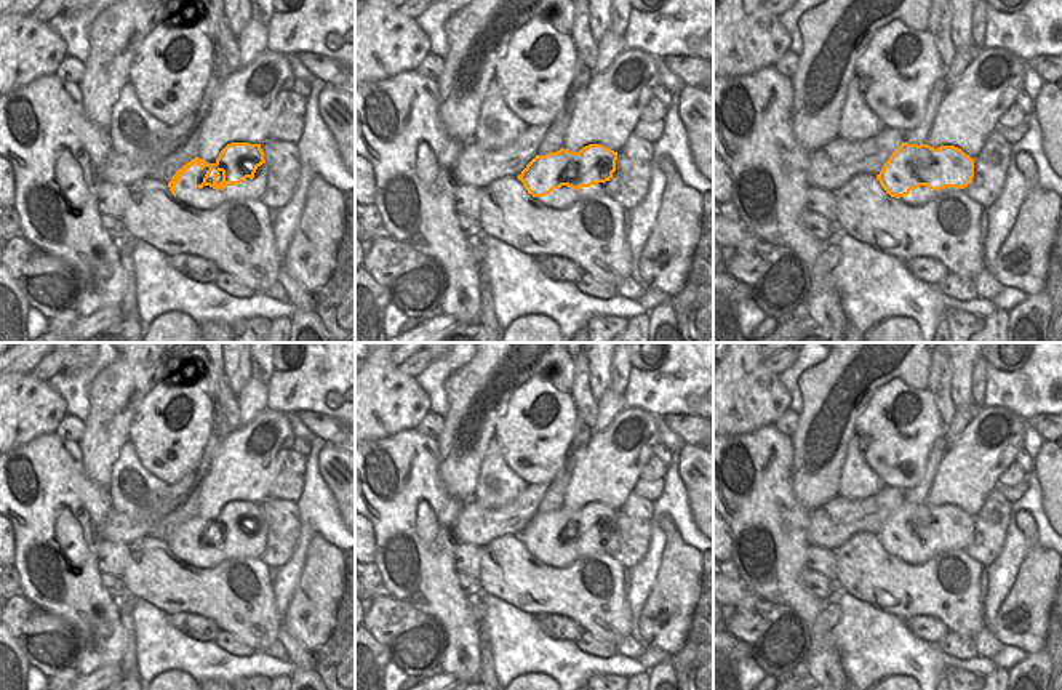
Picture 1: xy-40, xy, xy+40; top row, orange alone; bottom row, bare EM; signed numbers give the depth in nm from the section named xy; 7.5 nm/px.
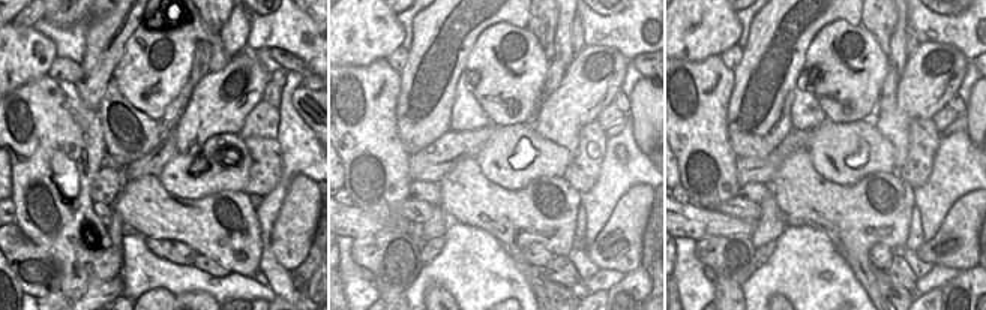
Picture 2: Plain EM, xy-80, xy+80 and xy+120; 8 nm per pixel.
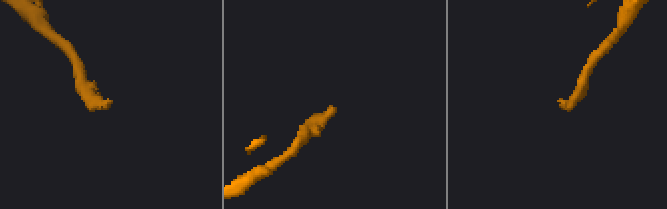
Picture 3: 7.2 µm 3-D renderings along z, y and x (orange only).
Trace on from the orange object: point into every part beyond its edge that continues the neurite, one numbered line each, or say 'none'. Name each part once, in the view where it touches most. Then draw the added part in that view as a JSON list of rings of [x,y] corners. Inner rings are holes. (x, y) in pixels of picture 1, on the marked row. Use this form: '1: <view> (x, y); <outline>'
1: xy-40 (187, 192); [[[262,163],[258,166],[254,178],[246,178],[240,184],[226,186],[219,191],[203,186],[198,189],[197,186],[203,183],[203,178],[210,166],[203,170],[197,165],[192,165],[179,179],[174,187],[176,199],[192,208],[197,210],[213,210],[226,202],[234,200],[259,200],[266,191],[267,183],[267,165]]]

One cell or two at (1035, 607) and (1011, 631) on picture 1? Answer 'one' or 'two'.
one

